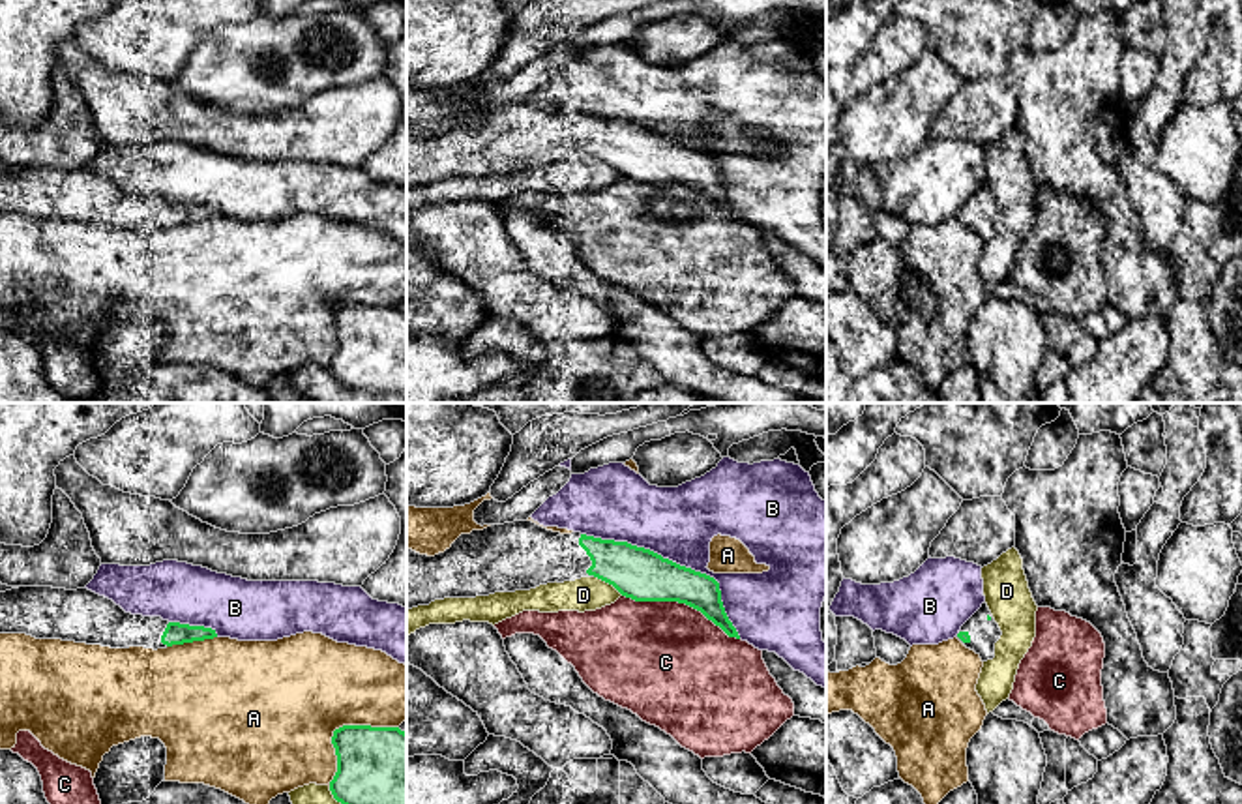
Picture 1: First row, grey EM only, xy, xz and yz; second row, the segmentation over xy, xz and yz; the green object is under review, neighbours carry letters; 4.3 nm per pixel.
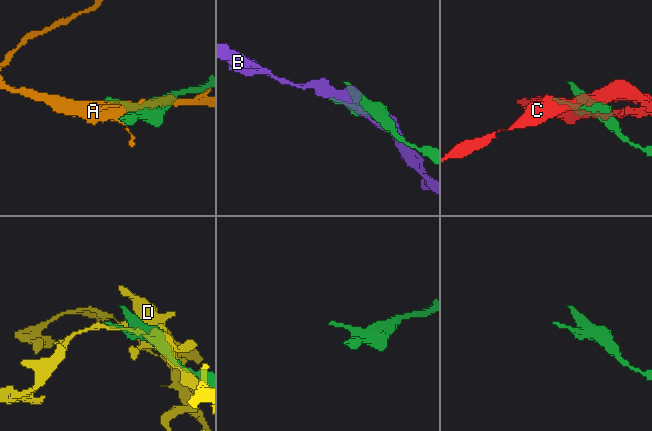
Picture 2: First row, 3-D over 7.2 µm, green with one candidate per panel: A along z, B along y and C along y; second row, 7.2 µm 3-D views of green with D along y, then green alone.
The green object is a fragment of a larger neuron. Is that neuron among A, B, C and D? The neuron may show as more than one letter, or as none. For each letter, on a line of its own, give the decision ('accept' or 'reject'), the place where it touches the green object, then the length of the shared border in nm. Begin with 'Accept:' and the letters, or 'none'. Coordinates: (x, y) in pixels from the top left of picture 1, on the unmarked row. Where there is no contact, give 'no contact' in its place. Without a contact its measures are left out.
Accept: none
A: reject; meets green in xy at (340, 308); contact 400 nm long
B: reject; meets green in xz at (675, 143); contact 800 nm long
C: reject; meets green in xz at (680, 182); contact 550 nm long
D: reject; meets green in xz at (609, 163); contact 150 nm long

